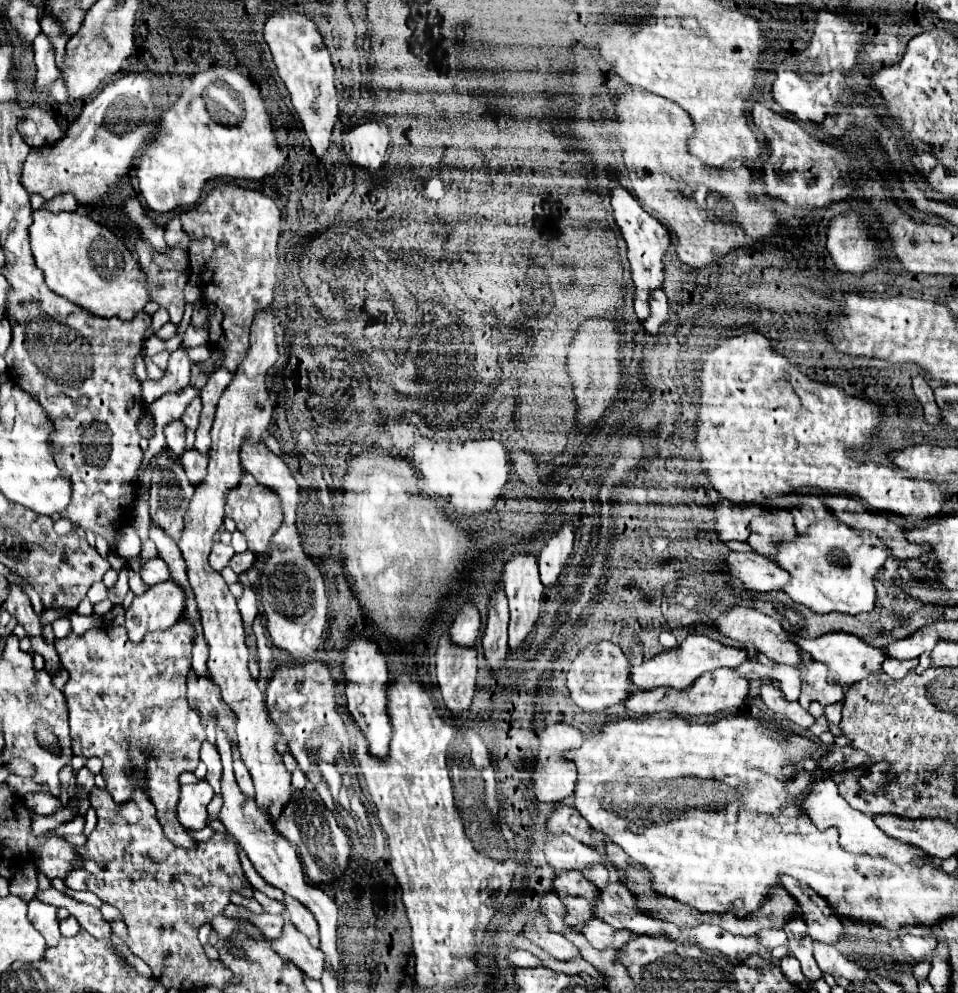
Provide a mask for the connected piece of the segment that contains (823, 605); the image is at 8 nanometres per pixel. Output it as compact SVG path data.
M825 520L809 528L807 534L801 534L793 542L781 542L777 564L785 568L791 574L791 582L785 588L785 592L799 604L809 606L815 612L845 612L845 614L859 614L859 612L871 612L877 602L877 590L875 590L875 578L879 570L883 568L885 560L893 556L891 550L879 540L877 536L871 536L869 532L857 532L845 526L843 522Z

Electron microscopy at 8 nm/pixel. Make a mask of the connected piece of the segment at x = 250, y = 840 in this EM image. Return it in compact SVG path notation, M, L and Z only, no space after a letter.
M221 734L217 738L217 750L219 750L221 762L223 762L221 796L225 800L223 808L221 808L221 814L219 814L219 820L239 840L239 844L243 846L243 850L247 852L249 860L251 860L251 864L265 878L267 884L283 890L287 896L299 900L305 908L309 908L315 914L315 918L319 922L319 932L321 932L321 950L325 952L325 958L333 966L333 970L339 970L341 954L337 952L337 904L319 886L309 882L309 878L303 872L303 864L299 860L299 854L297 854L295 846L287 838L283 838L275 830L275 826L271 826L271 822L267 822L261 808L257 808L255 800L243 800L243 794L239 792L239 786L235 784L233 760L231 760L231 742L227 740L227 736Z

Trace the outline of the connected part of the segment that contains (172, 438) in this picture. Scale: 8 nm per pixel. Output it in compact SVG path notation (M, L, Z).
M175 420L171 422L167 428L165 428L165 436L167 436L167 446L177 454L181 456L185 452L185 426L181 420Z

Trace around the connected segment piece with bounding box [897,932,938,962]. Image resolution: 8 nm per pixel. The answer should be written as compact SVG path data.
M897 932L897 936L901 938L905 952L911 954L917 962L925 960L938 944L935 933L933 933L931 938L919 938L919 936L913 936L913 934L907 934L907 932Z

